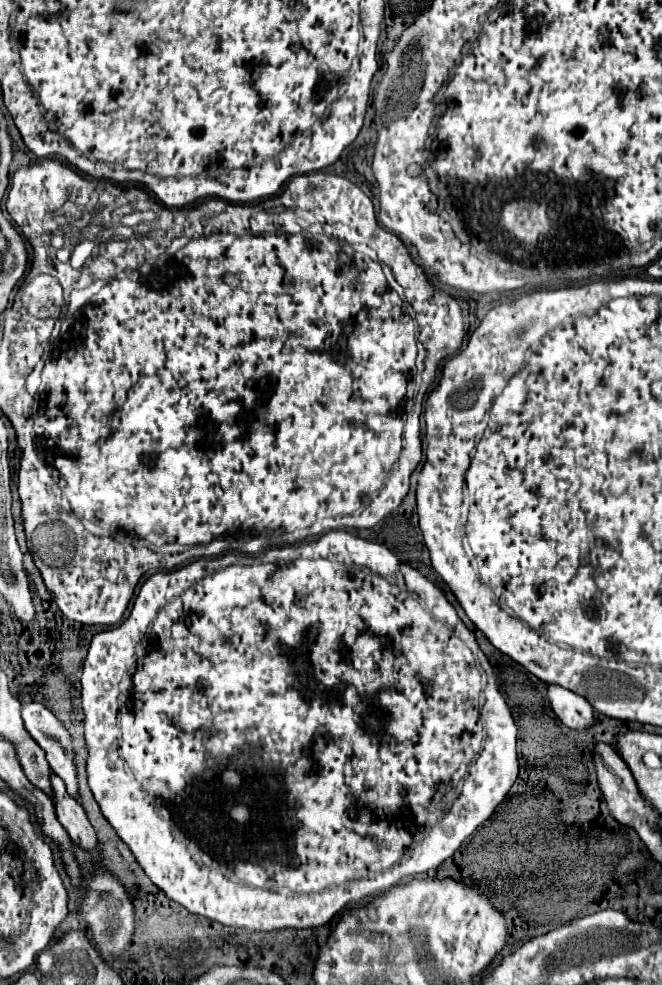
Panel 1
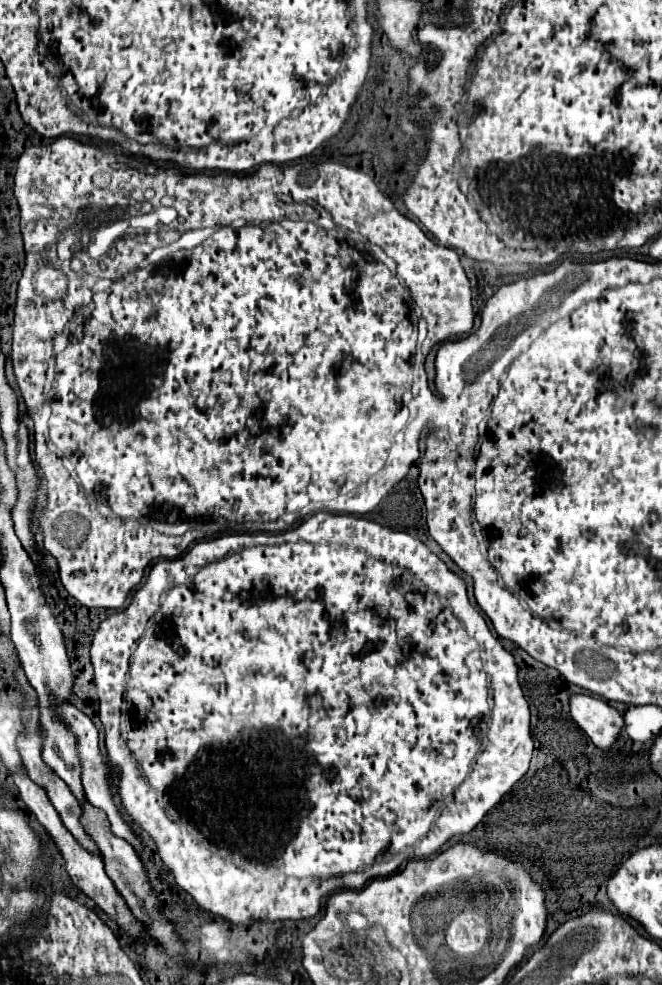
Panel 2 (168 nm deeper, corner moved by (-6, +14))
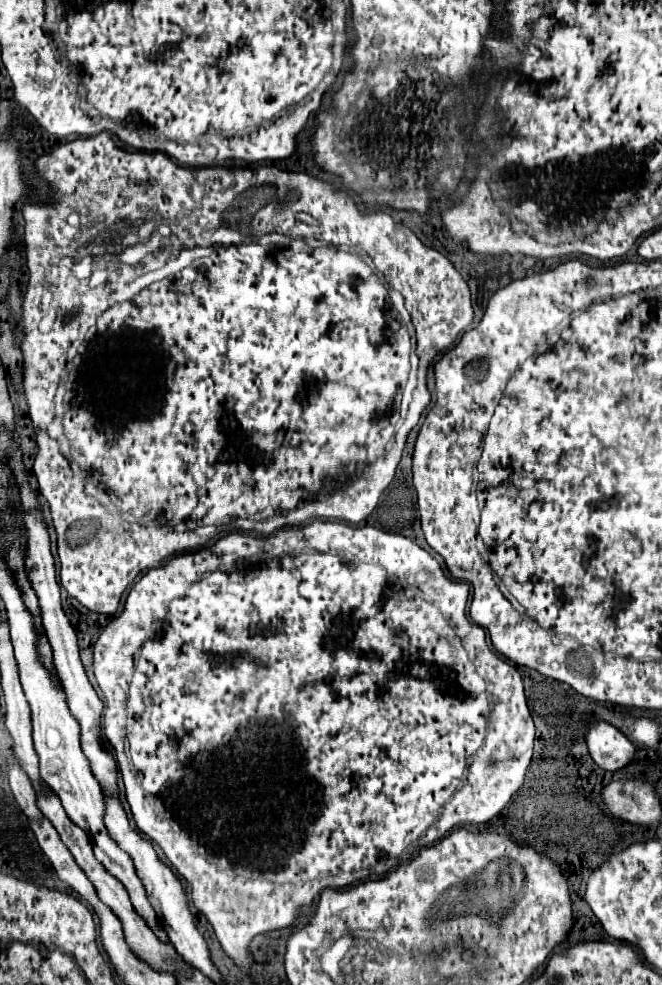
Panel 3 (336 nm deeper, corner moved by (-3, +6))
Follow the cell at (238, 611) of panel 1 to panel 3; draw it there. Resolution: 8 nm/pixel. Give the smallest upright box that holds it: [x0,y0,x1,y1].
[93,520,535,968]

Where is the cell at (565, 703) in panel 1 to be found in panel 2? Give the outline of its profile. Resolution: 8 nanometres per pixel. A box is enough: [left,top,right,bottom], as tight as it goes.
[570,694,624,752]

